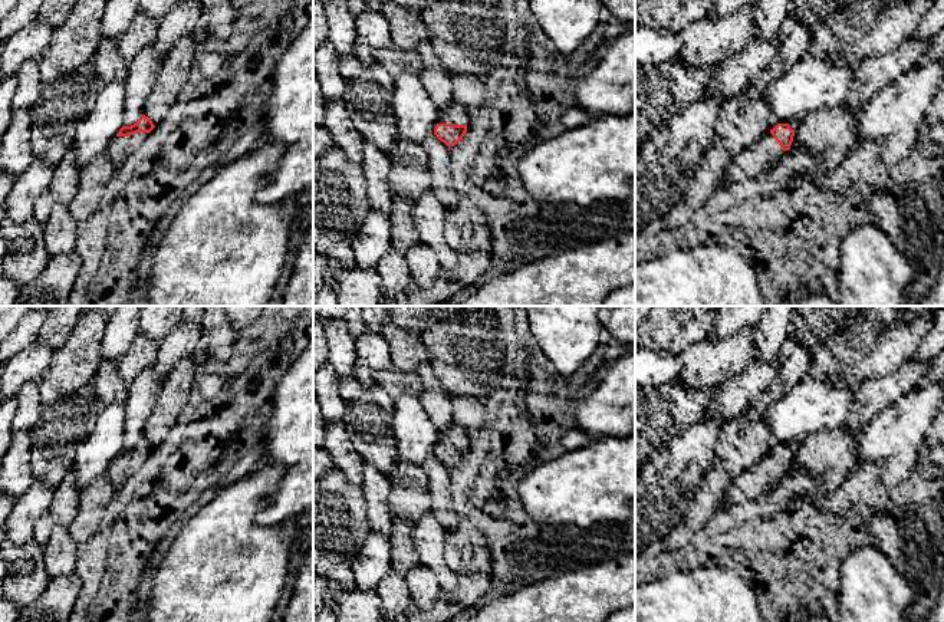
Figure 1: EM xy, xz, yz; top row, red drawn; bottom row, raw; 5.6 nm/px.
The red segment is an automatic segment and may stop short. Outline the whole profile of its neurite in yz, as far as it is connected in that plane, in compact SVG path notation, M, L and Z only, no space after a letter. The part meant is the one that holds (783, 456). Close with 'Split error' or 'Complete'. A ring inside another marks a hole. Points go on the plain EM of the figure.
M796 441L790 445L777 445L756 464L734 477L720 507L730 507L744 498L754 498L764 494L785 473L790 471L795 452L799 450L800 444L802 442Z. Split error

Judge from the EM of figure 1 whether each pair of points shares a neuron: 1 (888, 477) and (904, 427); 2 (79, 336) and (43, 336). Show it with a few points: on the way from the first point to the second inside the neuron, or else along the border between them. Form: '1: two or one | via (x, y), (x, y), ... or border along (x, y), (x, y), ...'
1: one | via (898, 464), (900, 440)
2: two | border along (78, 321), (69, 336), (55, 351)

